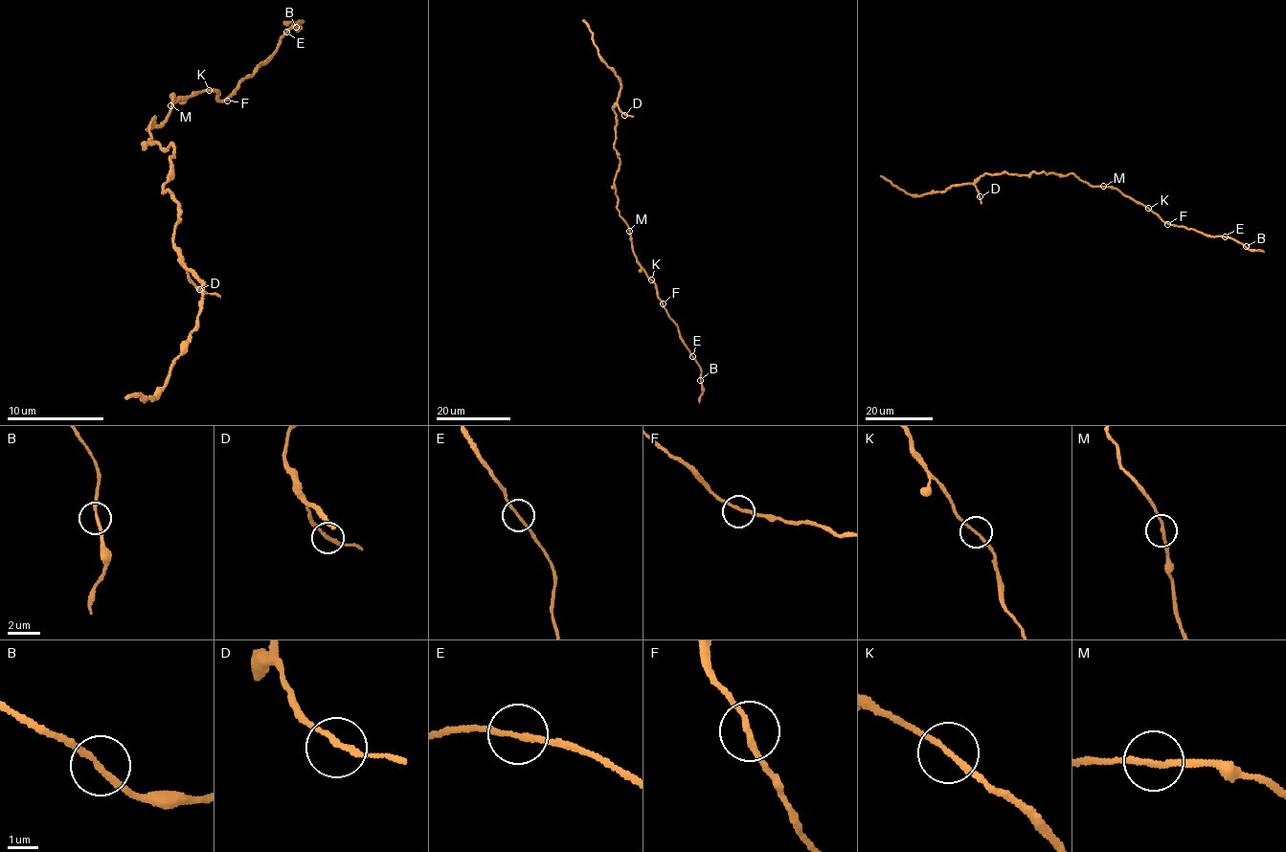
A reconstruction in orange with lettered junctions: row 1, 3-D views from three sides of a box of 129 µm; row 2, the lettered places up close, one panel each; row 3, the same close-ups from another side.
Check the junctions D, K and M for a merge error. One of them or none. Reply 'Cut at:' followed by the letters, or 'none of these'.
Cut at: K

